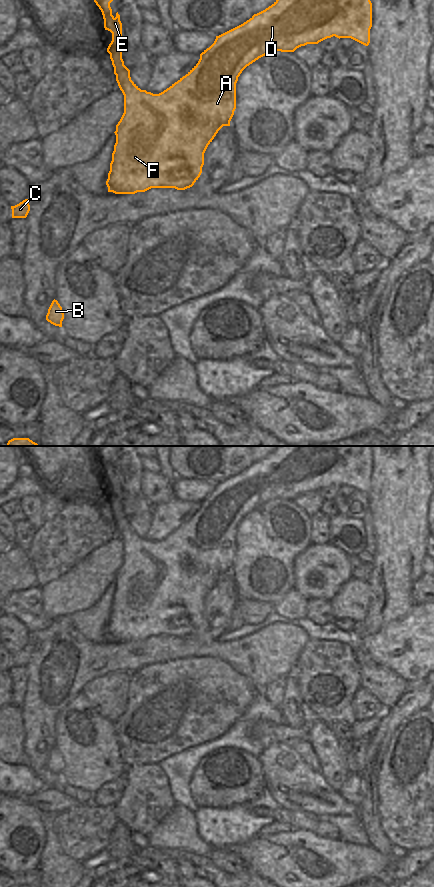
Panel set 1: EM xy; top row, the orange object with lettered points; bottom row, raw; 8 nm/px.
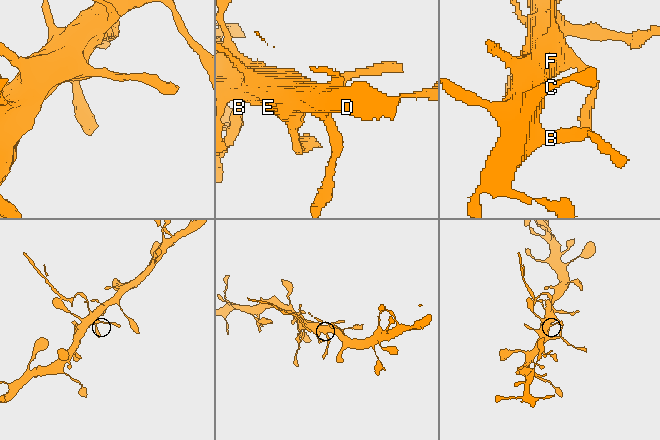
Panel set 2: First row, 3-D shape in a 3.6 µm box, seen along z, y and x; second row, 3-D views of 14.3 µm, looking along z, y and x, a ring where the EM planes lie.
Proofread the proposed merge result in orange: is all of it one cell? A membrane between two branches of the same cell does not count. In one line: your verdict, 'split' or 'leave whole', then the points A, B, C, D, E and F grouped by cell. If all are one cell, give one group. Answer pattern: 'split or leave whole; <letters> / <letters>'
split; A B C D F / E

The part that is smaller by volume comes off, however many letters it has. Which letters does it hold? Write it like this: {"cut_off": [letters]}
{"cut_off": ["E"]}

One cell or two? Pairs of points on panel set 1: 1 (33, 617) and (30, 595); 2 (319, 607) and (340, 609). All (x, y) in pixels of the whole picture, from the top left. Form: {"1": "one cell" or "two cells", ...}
{"1": "one cell", "2": "two cells"}

